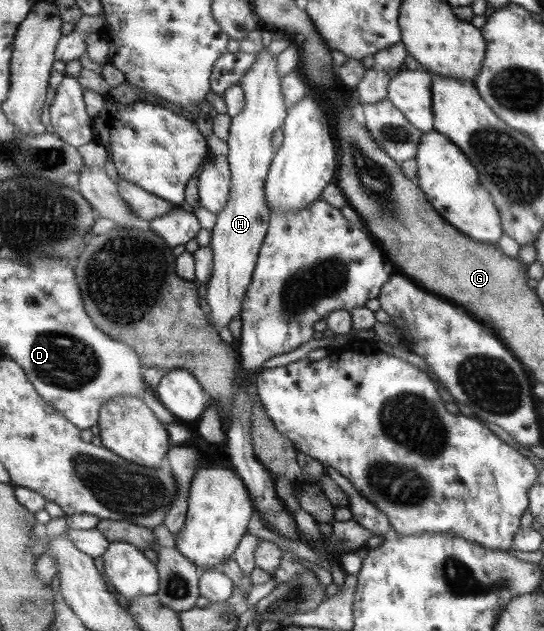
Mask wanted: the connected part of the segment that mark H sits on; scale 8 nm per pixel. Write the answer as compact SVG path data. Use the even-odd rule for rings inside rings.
M261 50L250 65L247 73L239 76L238 84L244 93L243 109L230 118L226 139L228 168L231 170L231 187L228 201L211 228L209 249L212 251L212 270L207 280L205 300L213 326L220 331L231 324L234 317L240 316L244 295L252 281L256 267L257 251L264 241L268 229L270 209L264 193L265 179L276 153L271 145L275 129L284 123L285 106L281 97L280 77L275 71L275 58Z

